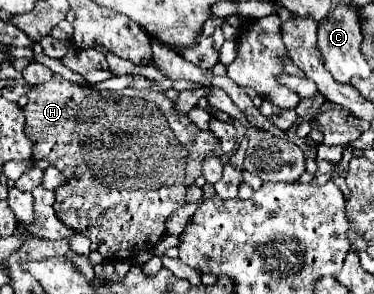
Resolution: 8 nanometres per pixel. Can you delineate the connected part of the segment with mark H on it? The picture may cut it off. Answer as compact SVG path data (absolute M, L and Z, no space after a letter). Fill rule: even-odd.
M54 79L54 81L48 81L48 83L36 87L34 91L30 91L28 93L28 103L24 105L22 111L24 111L24 117L26 117L26 129L24 129L24 133L32 141L32 157L34 159L46 159L52 167L56 167L66 177L66 183L60 185L54 191L56 193L56 203L54 203L56 217L62 223L66 223L68 227L72 227L76 233L86 235L92 241L90 249L98 251L108 261L112 261L112 259L128 259L128 253L144 251L144 247L150 249L150 247L154 247L166 235L166 221L168 221L168 217L178 207L186 204L186 189L200 177L202 161L204 161L206 153L214 151L220 145L220 139L214 133L198 129L188 119L188 115L182 115L176 110L174 103L164 93L148 91L148 89L126 87L122 91L110 91L110 89L108 91L90 91L90 89L82 87L82 85L76 85L76 83L70 83L70 81L56 81Z

